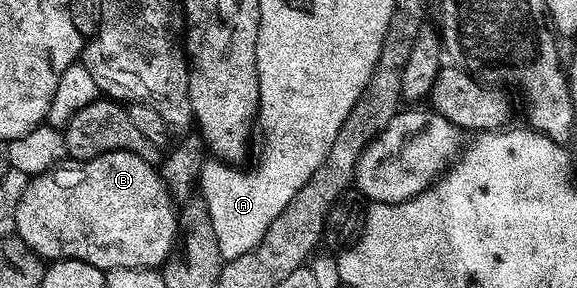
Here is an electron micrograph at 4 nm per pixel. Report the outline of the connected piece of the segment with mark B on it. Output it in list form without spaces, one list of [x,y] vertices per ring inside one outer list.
[[[111,150],[97,158],[91,158],[85,162],[73,161],[71,164],[61,164],[55,169],[50,169],[44,174],[37,174],[29,181],[26,192],[22,192],[22,200],[18,200],[18,212],[16,213],[16,234],[26,245],[31,246],[32,251],[39,254],[44,260],[59,260],[73,258],[82,260],[94,268],[102,271],[110,271],[114,268],[142,268],[151,270],[160,268],[168,259],[168,255],[178,242],[178,210],[172,201],[172,195],[168,193],[168,184],[160,178],[160,171],[153,163],[142,160],[142,156],[134,156],[134,152],[125,150]]]

